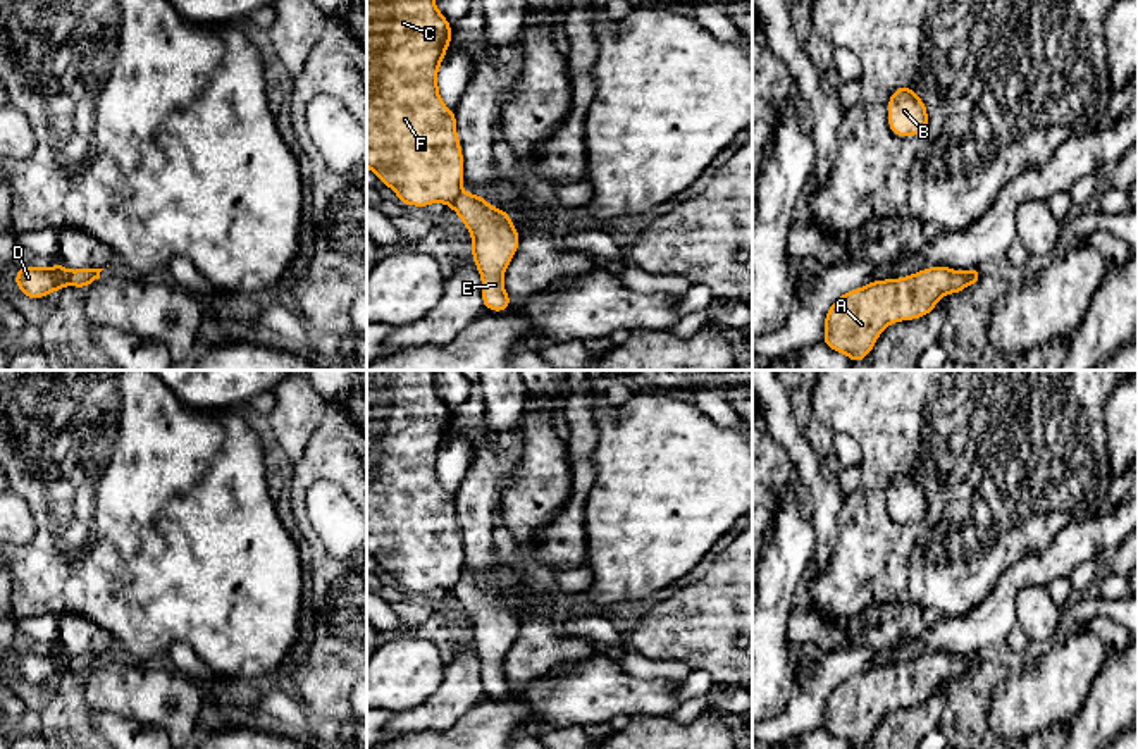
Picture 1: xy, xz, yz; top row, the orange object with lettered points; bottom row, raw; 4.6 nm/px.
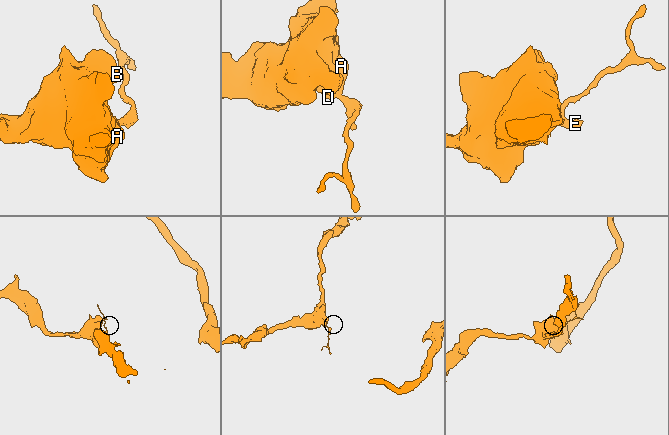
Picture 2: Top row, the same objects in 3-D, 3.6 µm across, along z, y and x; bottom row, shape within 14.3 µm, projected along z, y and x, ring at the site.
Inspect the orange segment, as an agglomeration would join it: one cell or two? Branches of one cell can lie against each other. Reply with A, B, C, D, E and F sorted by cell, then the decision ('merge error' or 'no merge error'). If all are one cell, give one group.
A B C D F / E; merge error

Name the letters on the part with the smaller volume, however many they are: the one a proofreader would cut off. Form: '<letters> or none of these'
E

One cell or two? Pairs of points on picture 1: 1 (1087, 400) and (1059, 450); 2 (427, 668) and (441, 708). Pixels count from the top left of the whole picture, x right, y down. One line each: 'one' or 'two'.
1: one
2: two

